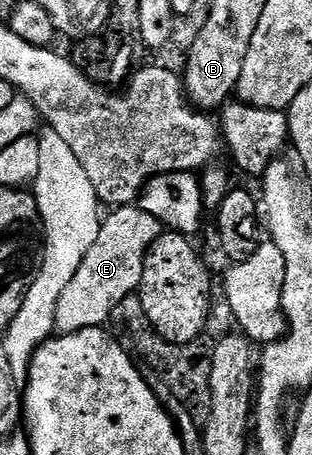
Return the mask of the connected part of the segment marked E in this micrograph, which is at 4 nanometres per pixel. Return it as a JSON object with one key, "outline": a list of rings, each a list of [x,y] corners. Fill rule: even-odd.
{"outline":[[[118,206],[113,209],[110,217],[105,217],[100,226],[100,234],[96,234],[96,242],[92,242],[92,250],[84,254],[84,262],[80,262],[80,270],[76,270],[72,282],[60,296],[60,302],[54,315],[54,327],[59,333],[79,332],[85,328],[101,328],[110,315],[121,309],[124,298],[135,295],[142,285],[144,262],[150,247],[162,237],[164,226],[152,214],[144,214],[137,206]]]}

